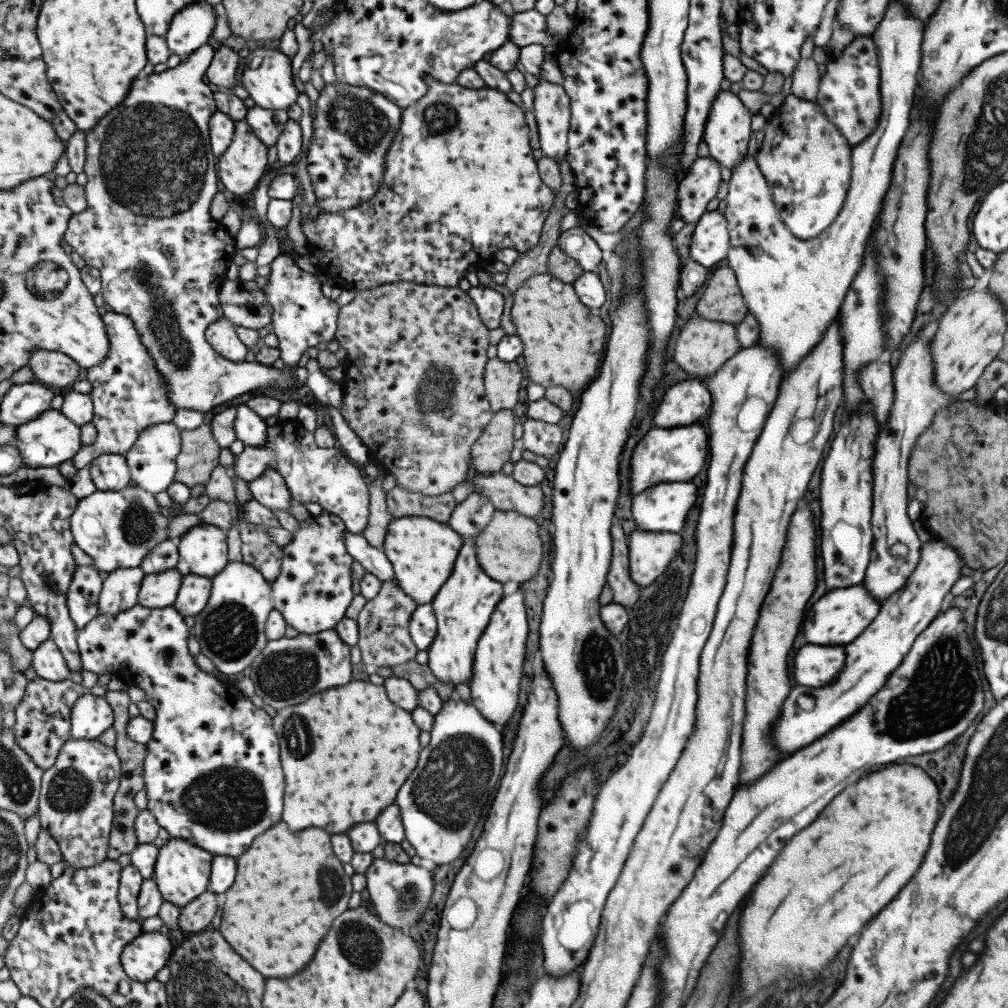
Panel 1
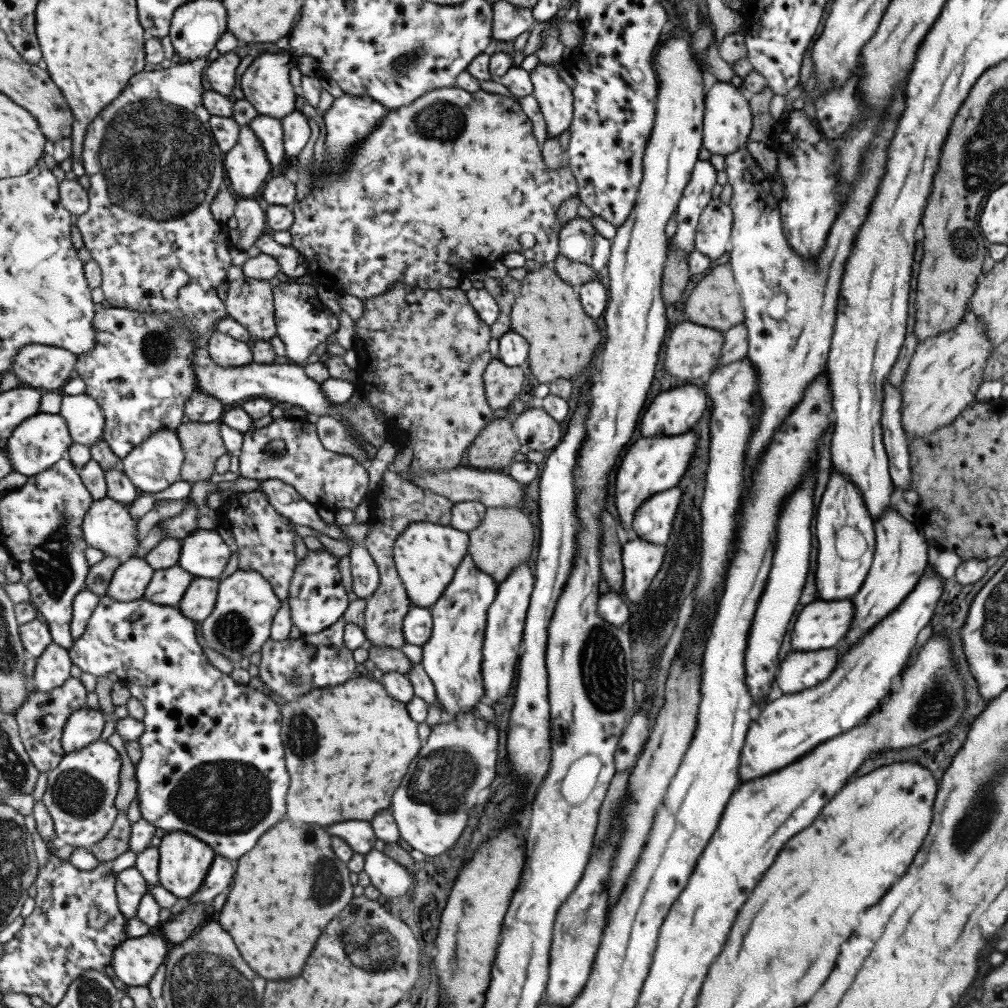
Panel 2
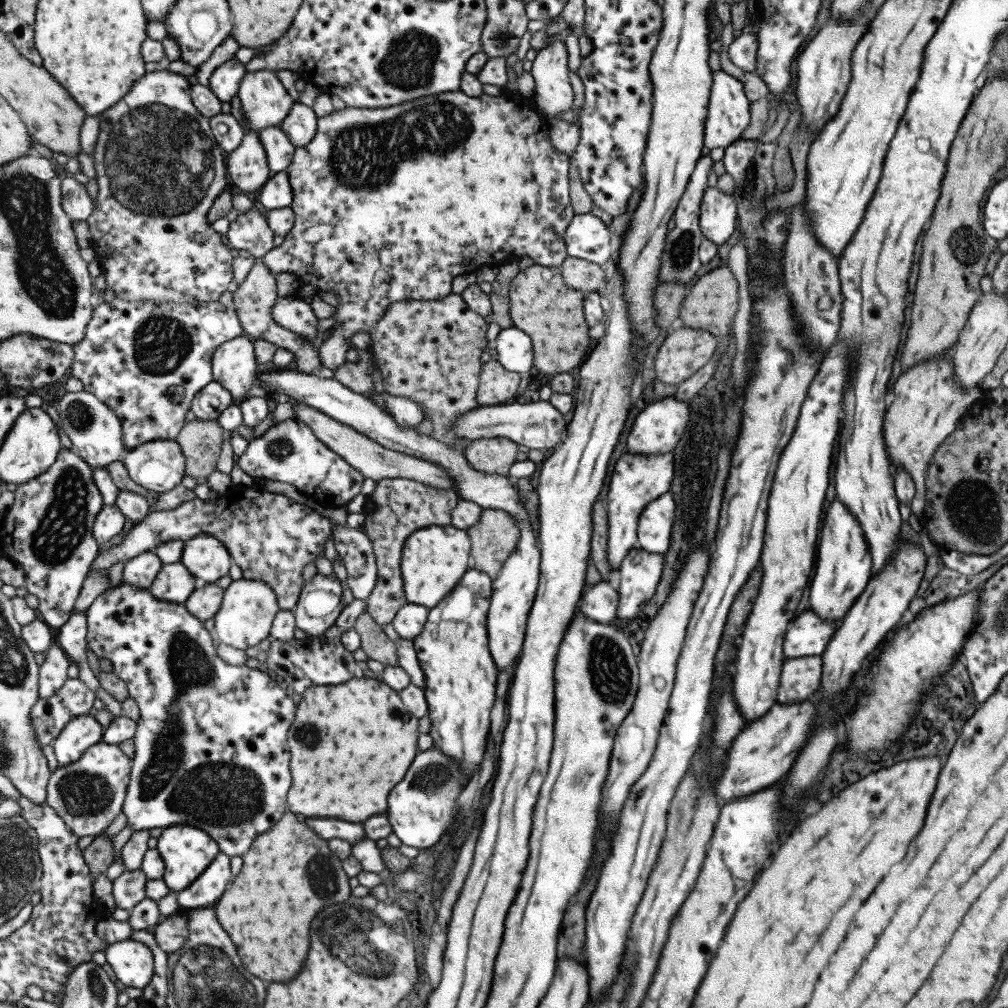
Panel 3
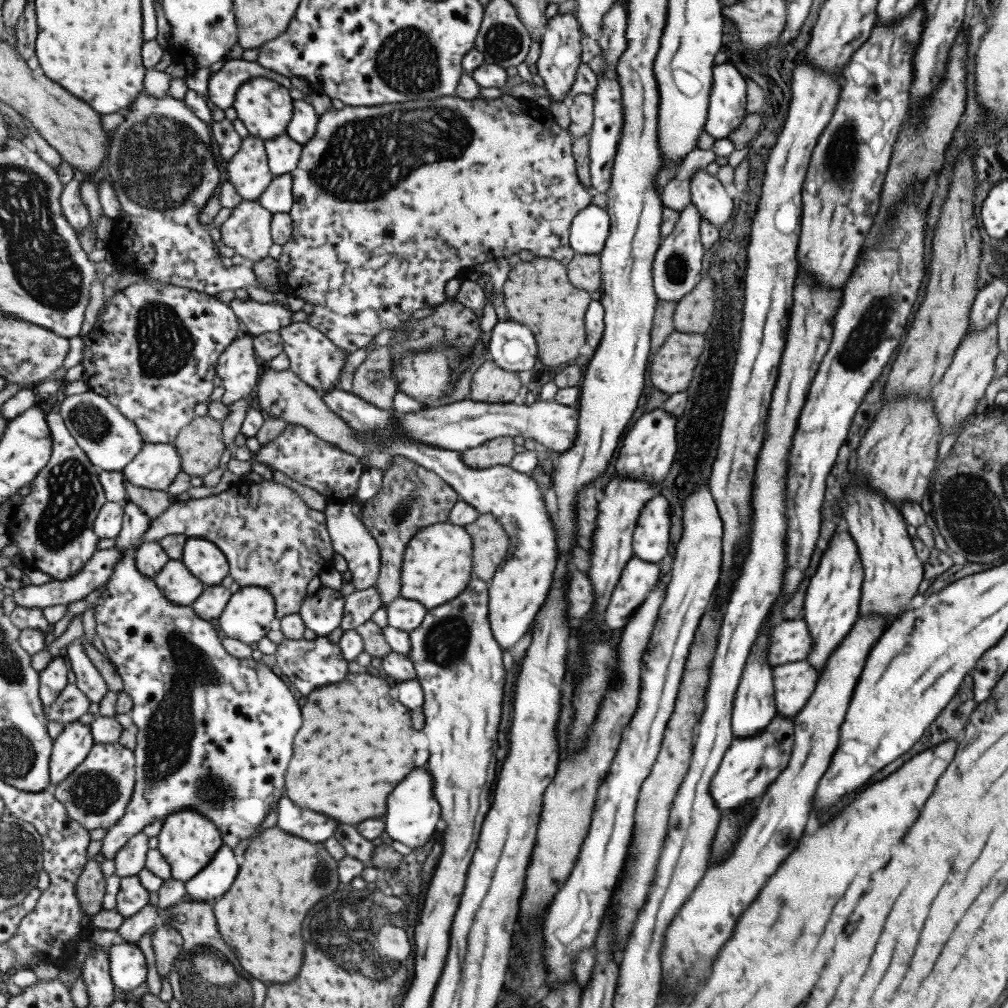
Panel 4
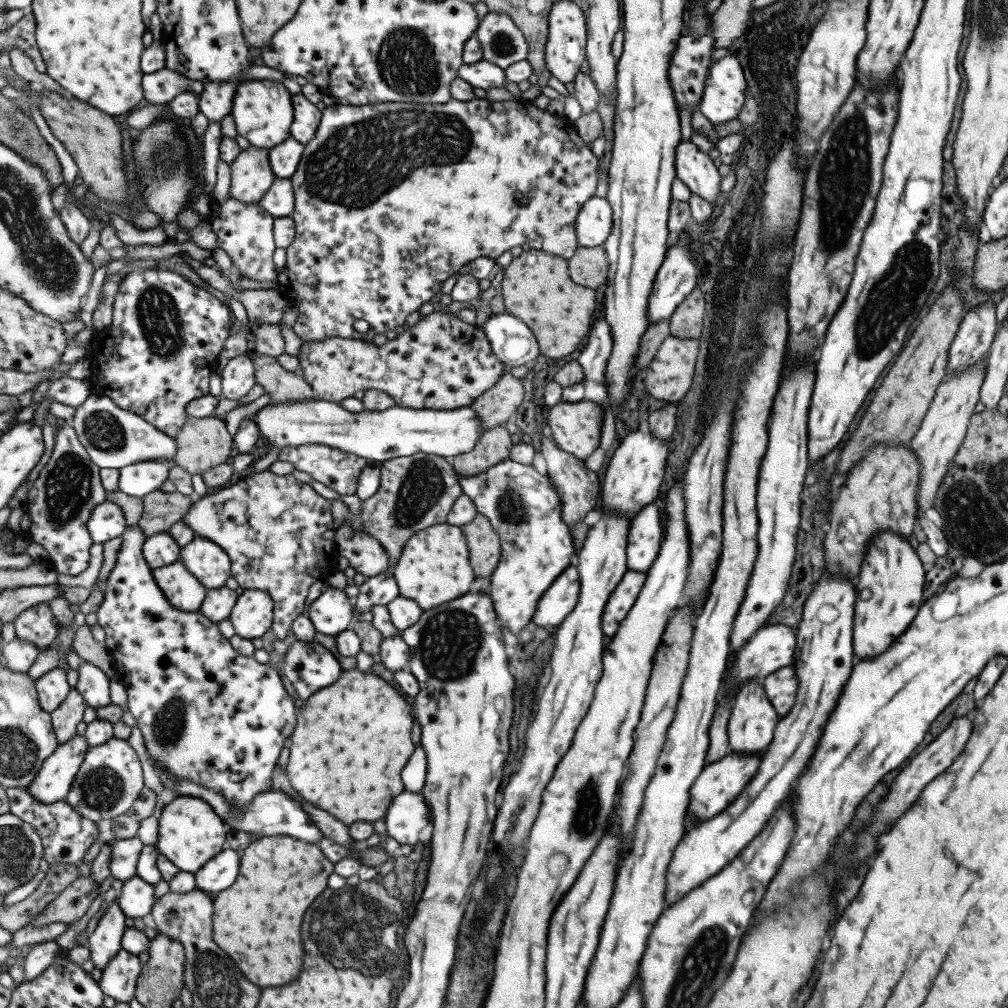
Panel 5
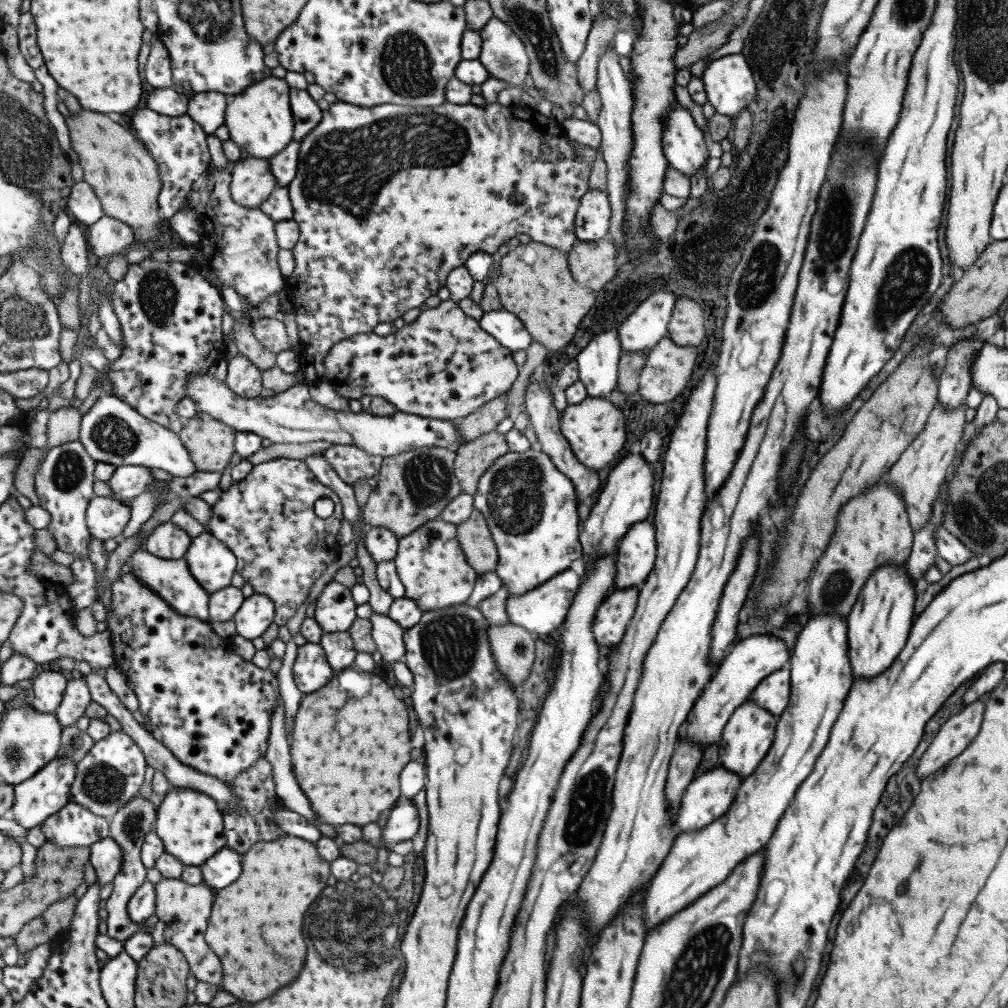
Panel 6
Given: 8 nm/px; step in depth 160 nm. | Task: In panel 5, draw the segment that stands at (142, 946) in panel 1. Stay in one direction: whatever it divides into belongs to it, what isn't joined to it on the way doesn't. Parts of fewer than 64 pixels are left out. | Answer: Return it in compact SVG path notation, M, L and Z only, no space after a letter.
M121 949L102 973L99 983L103 993L117 1003L128 1004L135 999L137 982L139 976L143 975L143 967L138 955Z

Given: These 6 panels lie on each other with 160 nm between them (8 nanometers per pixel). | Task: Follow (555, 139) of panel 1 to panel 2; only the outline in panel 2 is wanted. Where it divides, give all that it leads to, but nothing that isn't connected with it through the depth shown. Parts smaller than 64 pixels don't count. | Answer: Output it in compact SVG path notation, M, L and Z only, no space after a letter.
M537 62L537 67L529 73L529 79L532 84L532 95L539 105L539 111L545 122L546 136L548 138L558 137L561 132L568 130L568 126L571 124L573 106L571 87L559 78L558 66L547 66L539 62Z

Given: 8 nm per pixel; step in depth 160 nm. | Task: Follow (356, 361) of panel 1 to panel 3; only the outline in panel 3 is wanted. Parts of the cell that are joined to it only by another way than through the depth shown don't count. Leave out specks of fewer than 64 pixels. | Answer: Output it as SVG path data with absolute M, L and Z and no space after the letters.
M451 292L438 299L398 300L383 312L381 318L368 332L369 352L380 372L383 390L391 396L410 398L420 404L425 420L431 422L431 433L428 437L447 446L456 446L456 438L448 433L450 424L460 414L479 405L476 400L478 376L482 367L479 356L487 347L485 339L487 325L484 317L467 309L460 294Z

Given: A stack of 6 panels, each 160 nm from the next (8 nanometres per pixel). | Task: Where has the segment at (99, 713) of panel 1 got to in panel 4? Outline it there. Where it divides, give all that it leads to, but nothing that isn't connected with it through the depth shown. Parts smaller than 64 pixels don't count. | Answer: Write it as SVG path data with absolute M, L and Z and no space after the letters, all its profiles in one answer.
M79 721L66 725L54 740L50 762L51 789L81 767L96 745L92 726Z

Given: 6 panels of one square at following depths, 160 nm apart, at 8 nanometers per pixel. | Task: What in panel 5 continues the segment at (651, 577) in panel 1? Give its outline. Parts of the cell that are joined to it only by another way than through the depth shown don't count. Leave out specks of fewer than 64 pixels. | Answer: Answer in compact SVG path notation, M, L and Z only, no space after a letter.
M626 570L615 589L611 591L601 615L601 630L605 636L612 637L625 618L627 611L635 602L645 582L645 573Z

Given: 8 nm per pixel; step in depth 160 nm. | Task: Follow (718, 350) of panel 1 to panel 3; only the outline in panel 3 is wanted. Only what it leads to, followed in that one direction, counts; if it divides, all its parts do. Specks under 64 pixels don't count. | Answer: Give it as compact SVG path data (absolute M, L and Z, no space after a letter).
M676 324L670 333L665 334L654 358L654 370L657 378L665 384L679 384L701 368L714 353L717 337L703 329L692 329Z

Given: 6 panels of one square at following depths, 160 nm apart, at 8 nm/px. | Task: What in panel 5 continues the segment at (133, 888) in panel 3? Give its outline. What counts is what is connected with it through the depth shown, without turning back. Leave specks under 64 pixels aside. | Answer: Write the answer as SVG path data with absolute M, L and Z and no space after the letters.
M137 874L124 881L118 901L129 920L141 918L148 921L149 915L154 910L154 904L158 901L155 899L155 884L147 882Z

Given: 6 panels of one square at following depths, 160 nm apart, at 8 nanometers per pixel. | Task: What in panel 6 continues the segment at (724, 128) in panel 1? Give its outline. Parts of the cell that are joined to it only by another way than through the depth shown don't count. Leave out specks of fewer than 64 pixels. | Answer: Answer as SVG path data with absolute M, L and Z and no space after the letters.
M740 53L711 61L700 79L707 102L714 112L728 117L745 109L756 94L757 87L751 77L751 69Z

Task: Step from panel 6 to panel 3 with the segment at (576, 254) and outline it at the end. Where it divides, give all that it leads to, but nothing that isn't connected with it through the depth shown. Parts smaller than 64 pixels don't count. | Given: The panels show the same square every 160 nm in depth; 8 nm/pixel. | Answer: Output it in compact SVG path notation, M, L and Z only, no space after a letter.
M567 256L558 267L563 282L582 293L597 291L605 281L599 264L583 258Z

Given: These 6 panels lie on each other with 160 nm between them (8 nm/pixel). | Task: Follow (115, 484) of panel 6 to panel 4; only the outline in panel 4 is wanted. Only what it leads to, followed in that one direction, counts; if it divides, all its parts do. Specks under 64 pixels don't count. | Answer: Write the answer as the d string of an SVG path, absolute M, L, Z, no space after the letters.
M151 443L143 445L142 451L137 454L123 470L127 480L137 486L151 490L169 490L169 486L175 482L177 474L182 471L182 456L174 443Z

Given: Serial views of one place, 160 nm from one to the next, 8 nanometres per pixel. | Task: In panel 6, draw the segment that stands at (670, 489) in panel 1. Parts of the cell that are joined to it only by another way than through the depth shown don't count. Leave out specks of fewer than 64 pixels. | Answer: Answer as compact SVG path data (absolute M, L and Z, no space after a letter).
M650 519L633 524L616 546L614 589L640 588L653 569L656 557Z

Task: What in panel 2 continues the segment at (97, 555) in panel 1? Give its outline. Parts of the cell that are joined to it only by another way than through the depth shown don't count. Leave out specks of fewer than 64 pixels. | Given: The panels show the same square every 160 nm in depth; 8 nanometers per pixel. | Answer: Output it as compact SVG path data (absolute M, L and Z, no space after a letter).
M107 495L104 499L94 500L91 510L83 522L83 535L89 547L99 549L105 556L128 560L137 557L139 548L139 520L129 512L129 505Z

